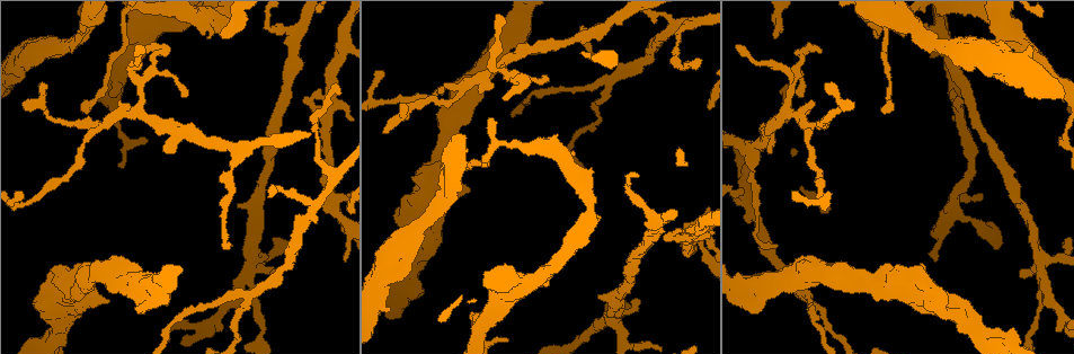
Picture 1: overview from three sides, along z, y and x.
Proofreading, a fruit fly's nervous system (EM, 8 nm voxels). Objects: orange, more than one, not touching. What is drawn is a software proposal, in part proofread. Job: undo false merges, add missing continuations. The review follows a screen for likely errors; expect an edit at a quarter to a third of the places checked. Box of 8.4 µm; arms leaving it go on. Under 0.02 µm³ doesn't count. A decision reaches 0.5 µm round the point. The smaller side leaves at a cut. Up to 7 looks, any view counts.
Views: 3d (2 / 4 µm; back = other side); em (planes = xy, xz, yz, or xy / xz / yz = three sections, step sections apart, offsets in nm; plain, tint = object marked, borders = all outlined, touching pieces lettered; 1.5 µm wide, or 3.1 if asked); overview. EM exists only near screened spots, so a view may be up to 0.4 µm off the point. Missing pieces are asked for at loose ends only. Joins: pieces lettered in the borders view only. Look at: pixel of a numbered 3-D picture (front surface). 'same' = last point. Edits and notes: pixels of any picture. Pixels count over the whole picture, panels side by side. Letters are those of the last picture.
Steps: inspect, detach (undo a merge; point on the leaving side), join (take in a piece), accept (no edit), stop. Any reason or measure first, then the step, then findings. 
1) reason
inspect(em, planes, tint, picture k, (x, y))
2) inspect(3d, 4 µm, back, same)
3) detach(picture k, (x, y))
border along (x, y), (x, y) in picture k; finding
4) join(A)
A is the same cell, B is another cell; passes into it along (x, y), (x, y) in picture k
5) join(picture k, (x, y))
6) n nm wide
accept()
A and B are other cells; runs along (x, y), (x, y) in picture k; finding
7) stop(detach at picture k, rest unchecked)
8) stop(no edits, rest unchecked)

an open end
inspect(3d, 2 µm, picture 1, (776, 247))

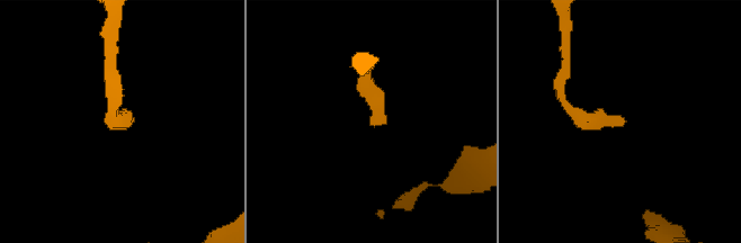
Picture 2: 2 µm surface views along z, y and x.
need the tissue
inspect(em, planes, borders, picture 2, (380, 125))

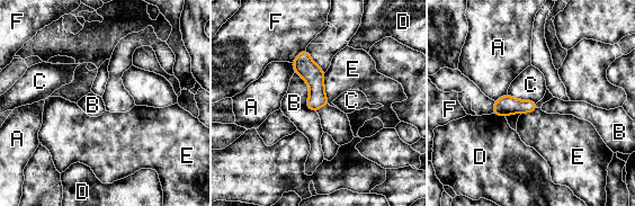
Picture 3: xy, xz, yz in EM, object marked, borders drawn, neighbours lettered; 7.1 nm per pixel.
110 nm wide
accept()
A, B, C, D, E and F are other cells; runs along (304, 53), (314, 107) in picture 3; none of them fits

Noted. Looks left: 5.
thick end
inspect(em, yz, step 4, tint, picture 1, (107, 299))

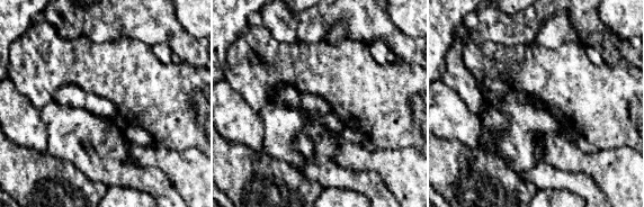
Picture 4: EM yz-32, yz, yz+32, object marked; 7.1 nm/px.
inspect(em, planes, tint, same)

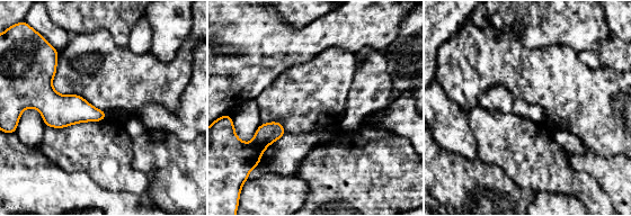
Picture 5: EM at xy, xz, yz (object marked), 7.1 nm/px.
inspect(em, planes, borders, same)

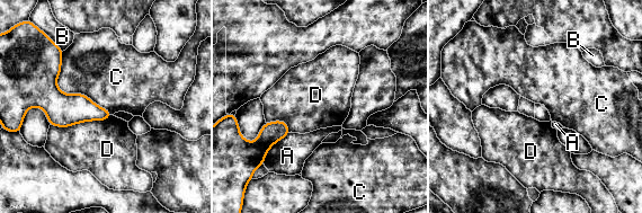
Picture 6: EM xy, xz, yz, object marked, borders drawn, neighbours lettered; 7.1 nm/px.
accept()
A, B, C and D are other cells; border along (62, 51), (56, 86), (113, 114) in picture 6; no lettered piece goes on from it

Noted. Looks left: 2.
inspect(em, planes, tint, picture 1, (841, 104))

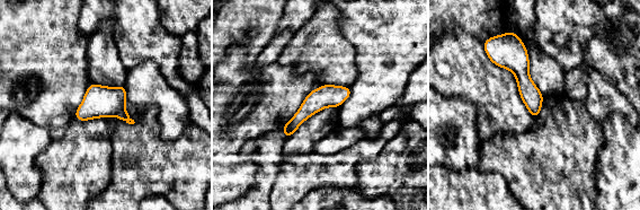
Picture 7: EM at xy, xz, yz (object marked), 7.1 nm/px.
see the neighbours
inspect(em, planes, borders, same)

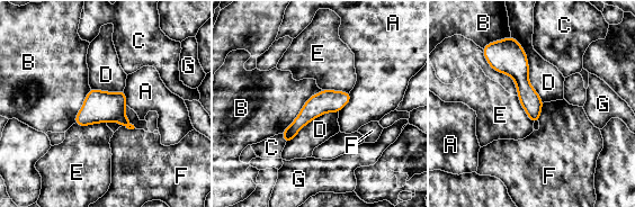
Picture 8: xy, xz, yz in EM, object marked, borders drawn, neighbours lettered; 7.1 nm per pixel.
140 nm wide
accept()
A, B, C, D, E, F and G are other cells; runs along (516, 45), (516, 66), (535, 118) in picture 8; all the same cell

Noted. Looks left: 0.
stop(no edits, rest unchecked)

